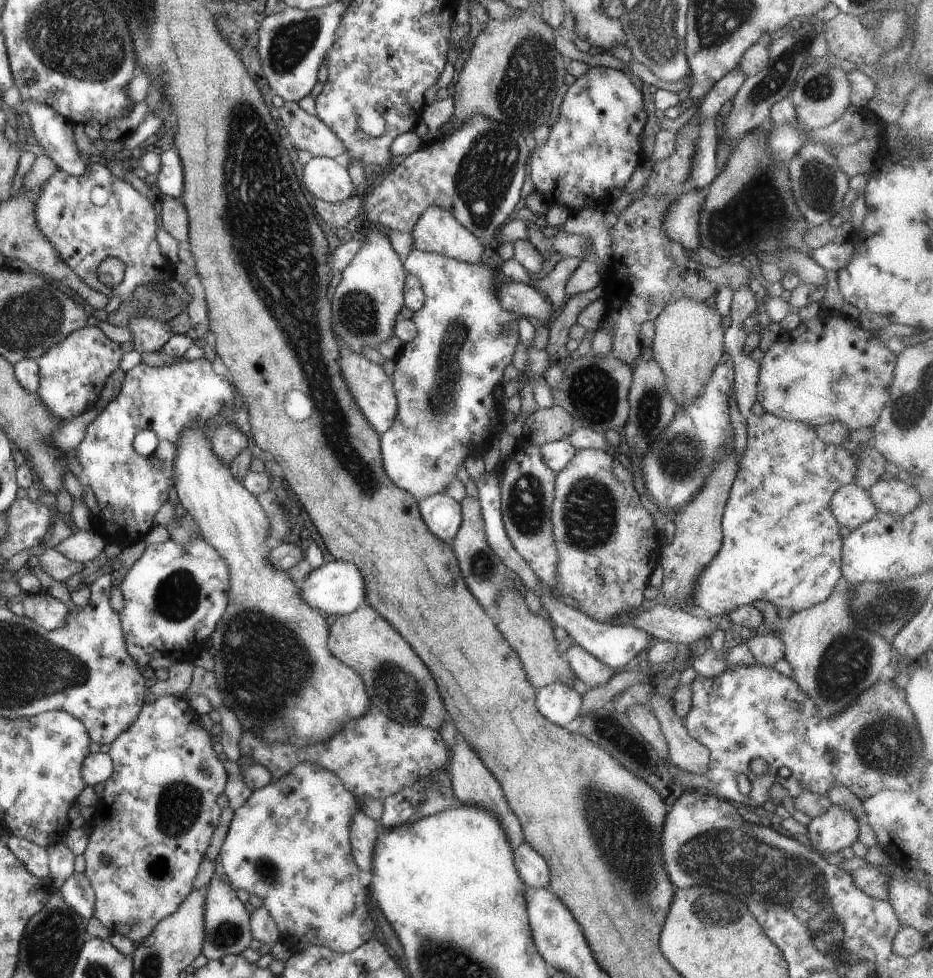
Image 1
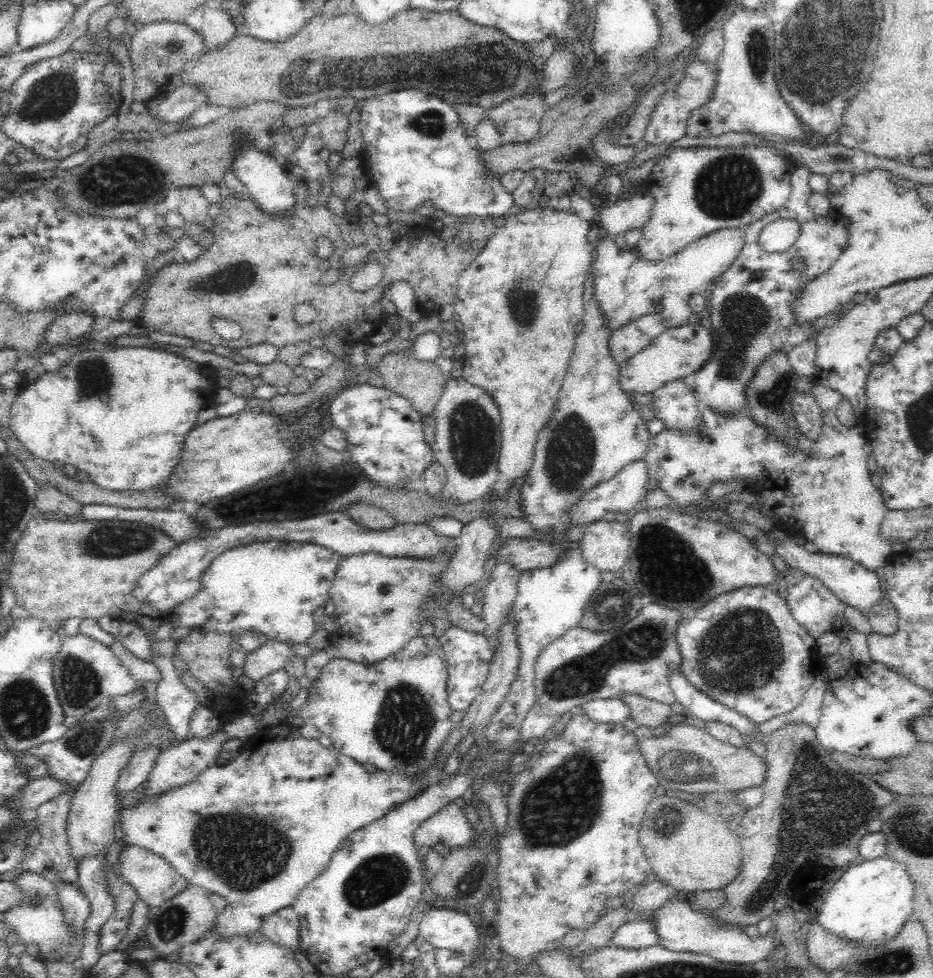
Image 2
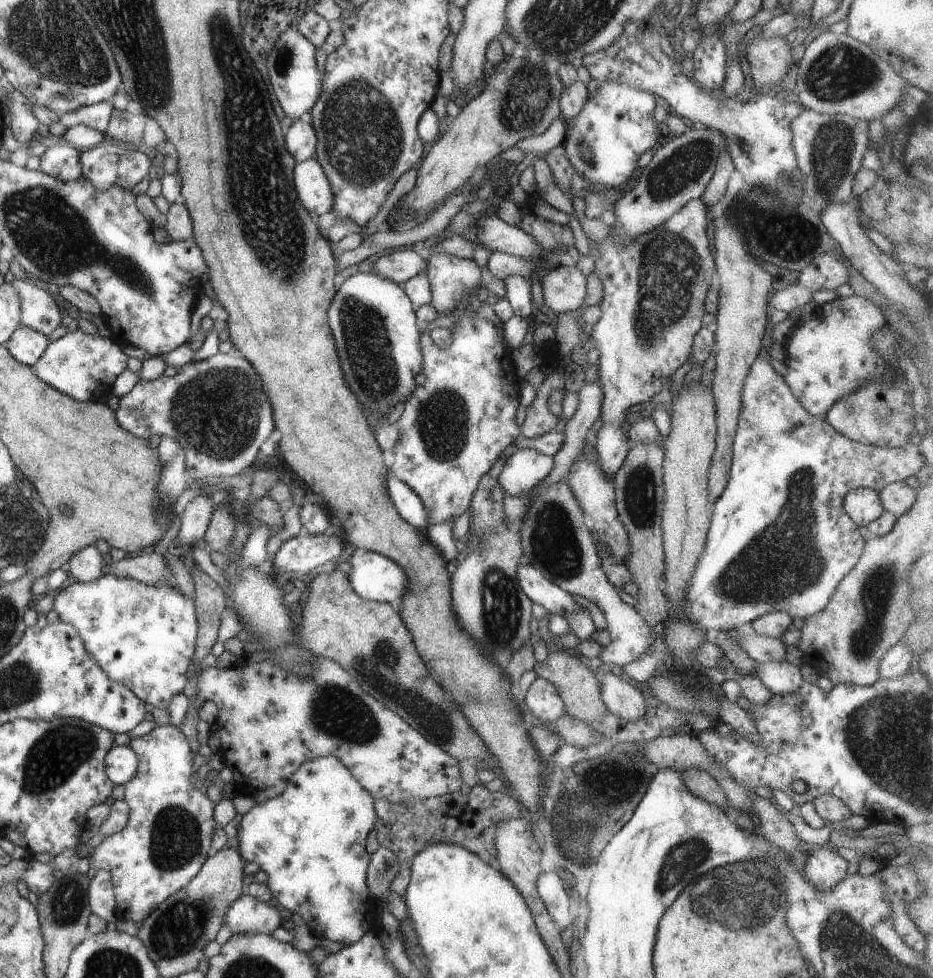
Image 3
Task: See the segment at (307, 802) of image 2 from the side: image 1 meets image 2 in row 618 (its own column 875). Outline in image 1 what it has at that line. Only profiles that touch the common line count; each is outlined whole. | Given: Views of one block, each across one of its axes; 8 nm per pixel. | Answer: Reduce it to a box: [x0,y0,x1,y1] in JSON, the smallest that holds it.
[828,483,877,531]

